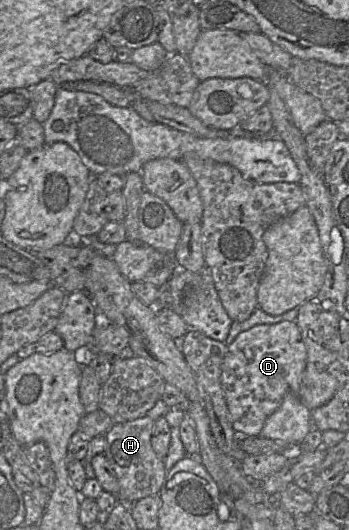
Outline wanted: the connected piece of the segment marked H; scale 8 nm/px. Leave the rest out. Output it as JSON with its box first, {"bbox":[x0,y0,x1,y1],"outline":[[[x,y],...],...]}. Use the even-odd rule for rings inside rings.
{"bbox":[104,416,165,503],"outline":[[[144,416],[135,420],[114,424],[105,434],[104,454],[111,464],[119,484],[117,500],[120,503],[135,501],[159,494],[165,481],[164,460],[156,454],[151,445],[154,420]]]}

